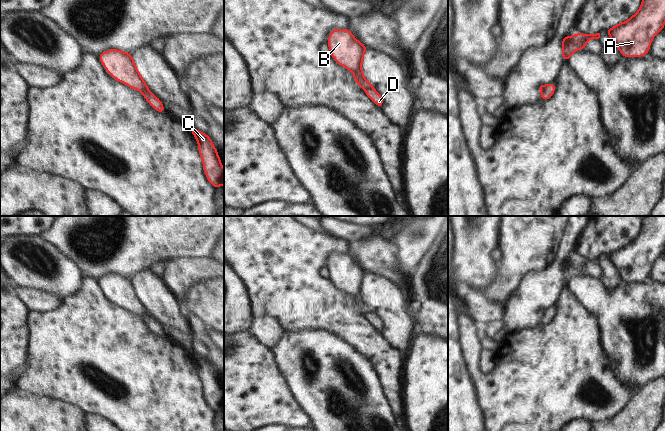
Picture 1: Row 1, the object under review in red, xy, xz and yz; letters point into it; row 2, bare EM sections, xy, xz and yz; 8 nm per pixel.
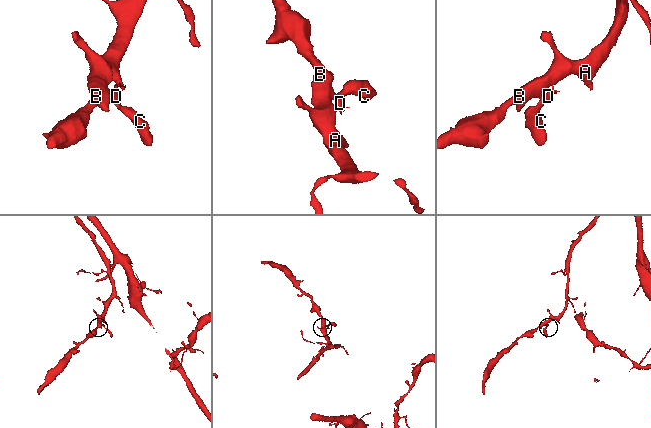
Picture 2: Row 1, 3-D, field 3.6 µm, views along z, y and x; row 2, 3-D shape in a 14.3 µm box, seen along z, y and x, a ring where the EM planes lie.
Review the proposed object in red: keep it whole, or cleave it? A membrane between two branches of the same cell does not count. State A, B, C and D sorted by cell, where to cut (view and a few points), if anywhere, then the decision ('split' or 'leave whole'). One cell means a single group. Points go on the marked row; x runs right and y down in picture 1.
groups A B / C D; cut xz (372, 87), (365, 89); split

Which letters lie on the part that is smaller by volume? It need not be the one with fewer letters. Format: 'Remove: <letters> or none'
Remove: C, D

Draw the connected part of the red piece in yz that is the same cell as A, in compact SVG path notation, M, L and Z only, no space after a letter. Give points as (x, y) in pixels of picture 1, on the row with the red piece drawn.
M642 0L639 10L627 21L606 30L624 57L646 55L652 39L663 31L665 0Z

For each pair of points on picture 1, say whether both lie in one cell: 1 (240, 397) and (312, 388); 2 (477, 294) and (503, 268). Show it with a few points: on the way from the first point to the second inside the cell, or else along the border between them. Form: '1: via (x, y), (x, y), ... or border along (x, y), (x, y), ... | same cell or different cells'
1: border along (281, 369), (296, 399), (305, 410) | different cells
2: border along (482, 289), (482, 292), (488, 299), (500, 304) | different cells

